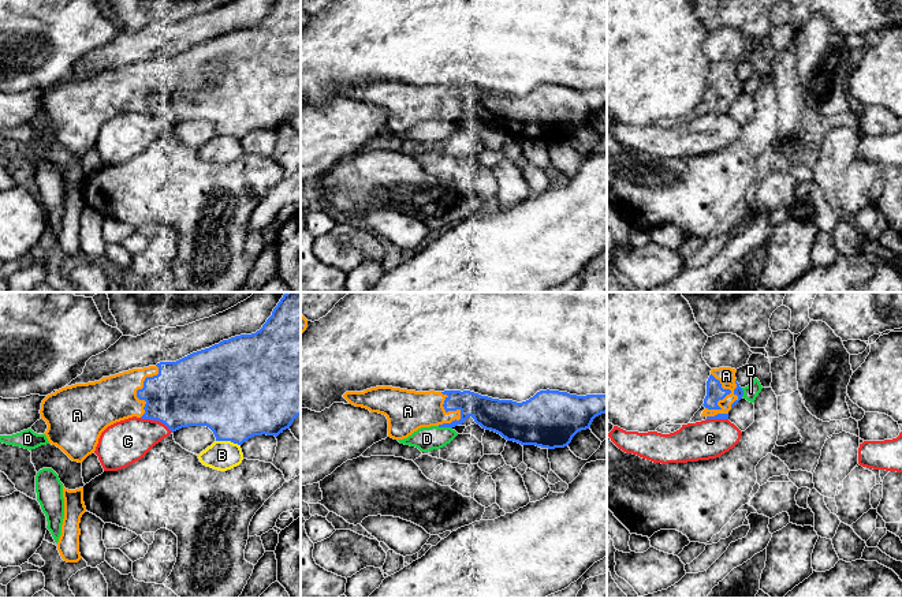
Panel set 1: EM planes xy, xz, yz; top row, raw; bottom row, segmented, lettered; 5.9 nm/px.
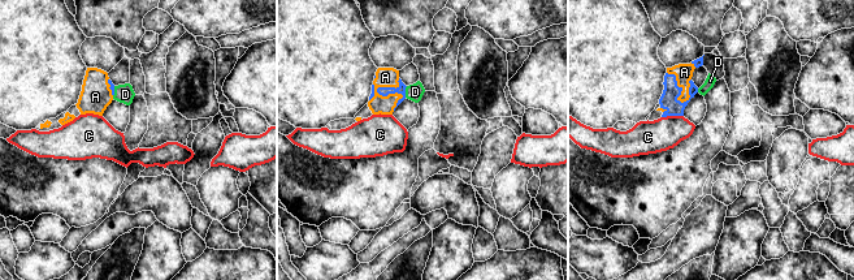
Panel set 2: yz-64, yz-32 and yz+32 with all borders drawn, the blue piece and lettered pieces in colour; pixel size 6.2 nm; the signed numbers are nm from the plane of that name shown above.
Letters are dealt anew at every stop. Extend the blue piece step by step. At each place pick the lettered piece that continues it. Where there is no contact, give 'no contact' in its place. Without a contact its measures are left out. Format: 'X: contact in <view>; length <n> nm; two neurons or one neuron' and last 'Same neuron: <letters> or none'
A: contact in yz; length 260 nm; one neuron
B: contact in xy; length 150 nm; two neurons
C: contact in xy; length 220 nm; two neurons
D: contact in xz; length 90 nm; two neurons
Same neuron: A

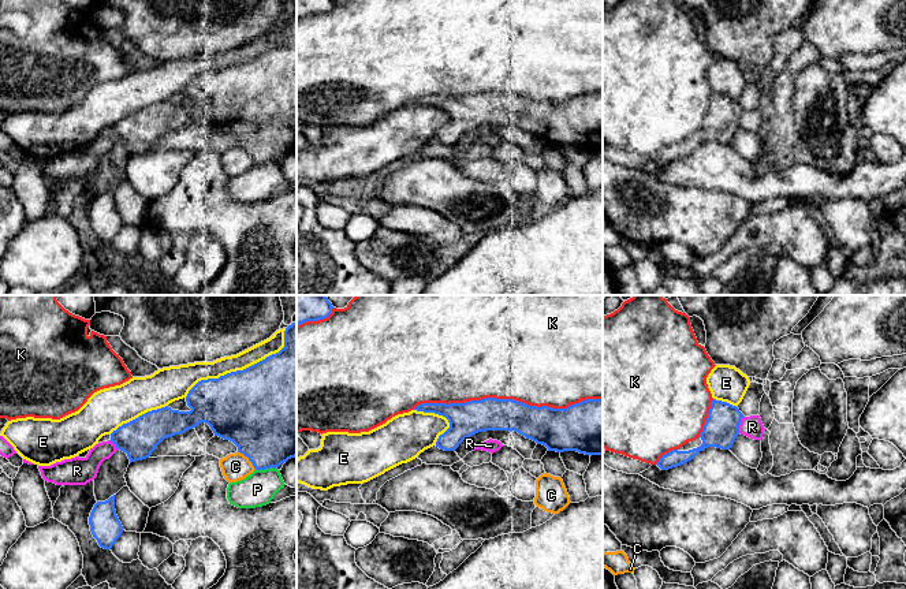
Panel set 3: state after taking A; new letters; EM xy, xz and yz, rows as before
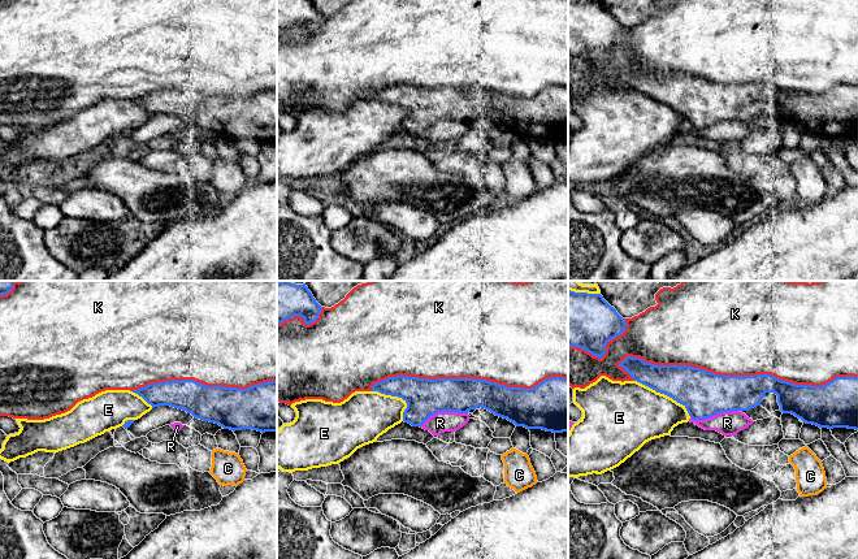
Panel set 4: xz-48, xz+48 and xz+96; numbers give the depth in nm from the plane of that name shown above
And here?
C: contact in xy; length 160 nm; two neurons
E: contact in xy; length 700 nm; two neurons
K: contact in xz; length 1100 nm; two neurons
P: contact in xy; length 120 nm; two neurons
R: contact in yz; length 110 nm; two neurons
Same neuron: none

